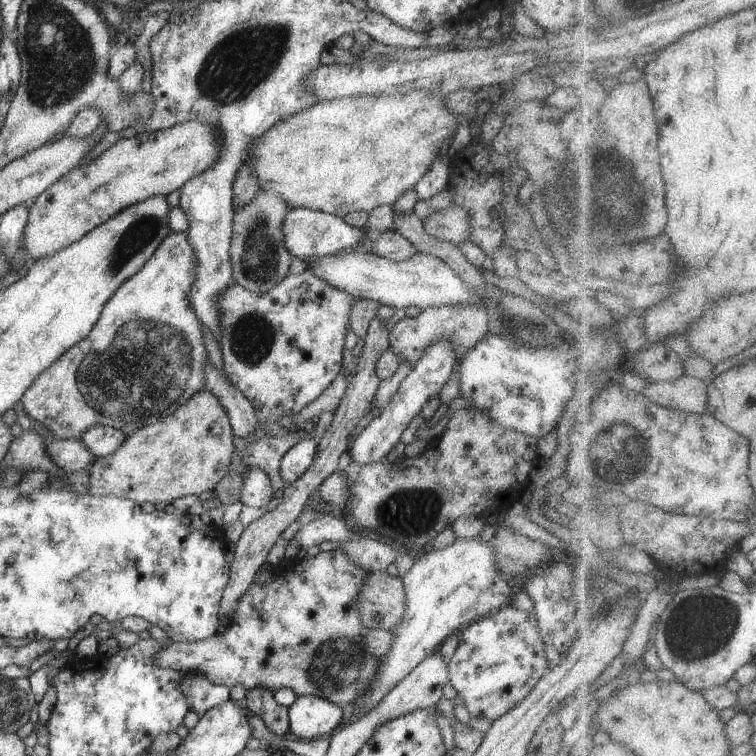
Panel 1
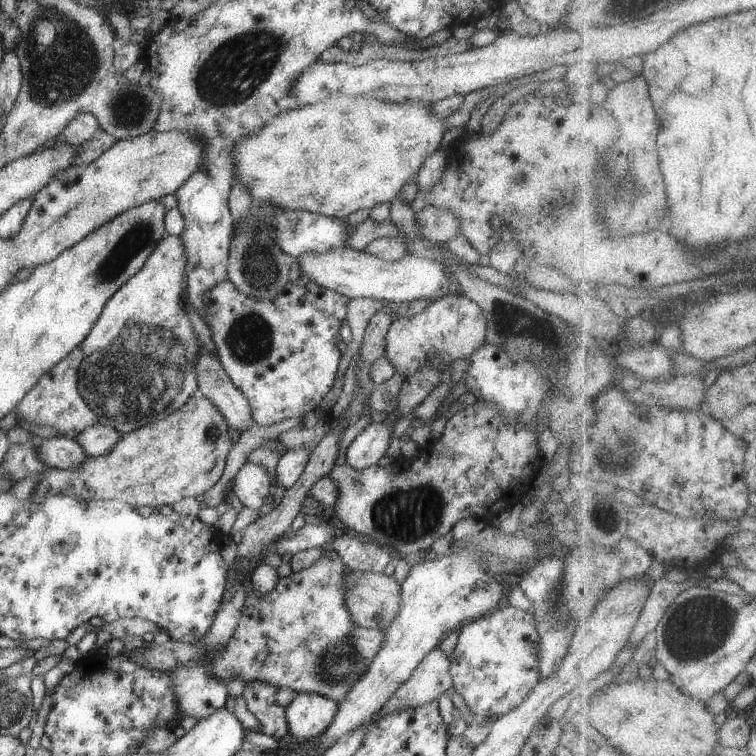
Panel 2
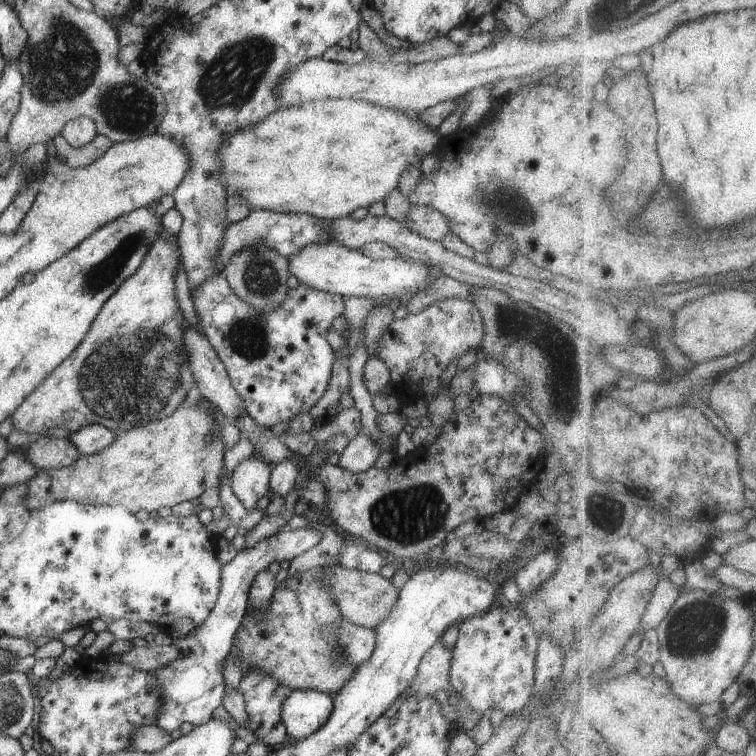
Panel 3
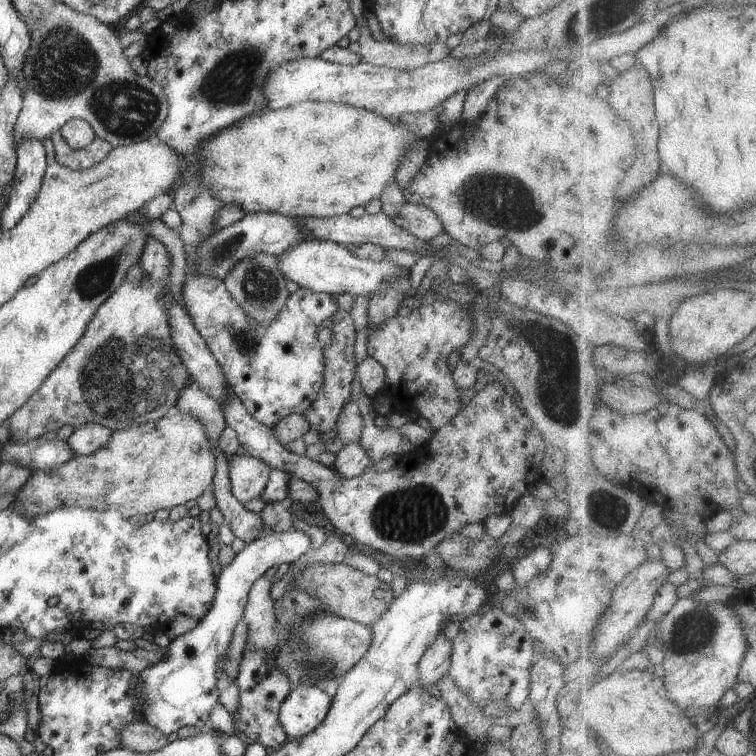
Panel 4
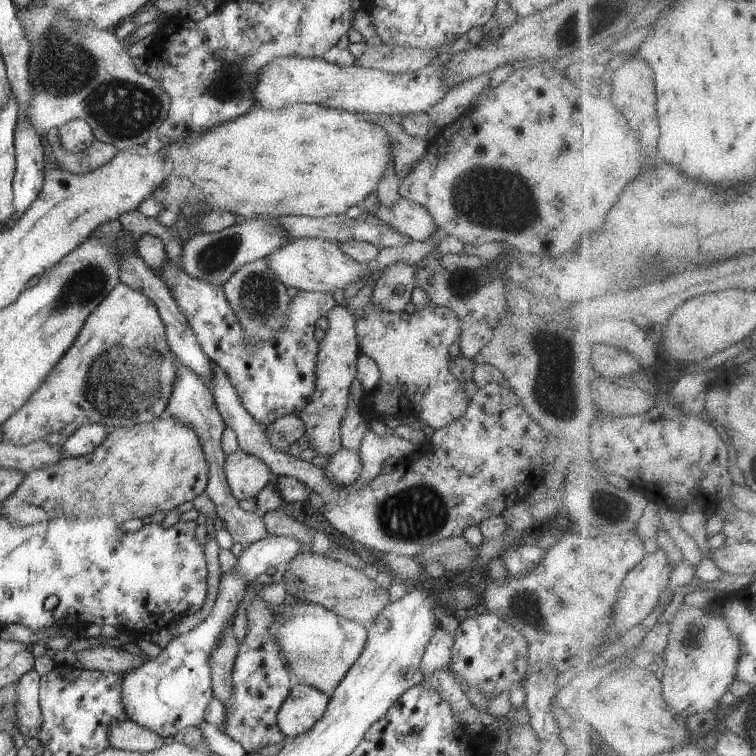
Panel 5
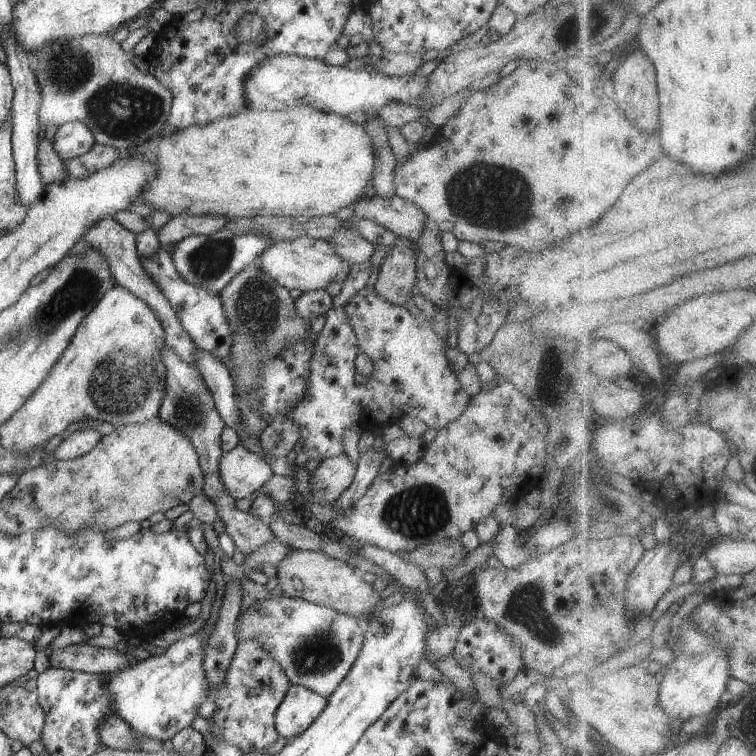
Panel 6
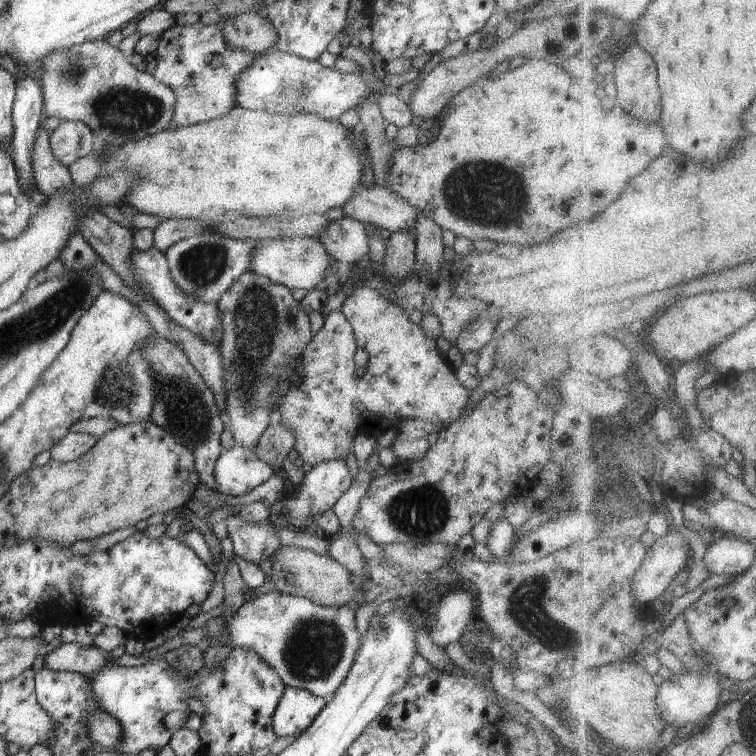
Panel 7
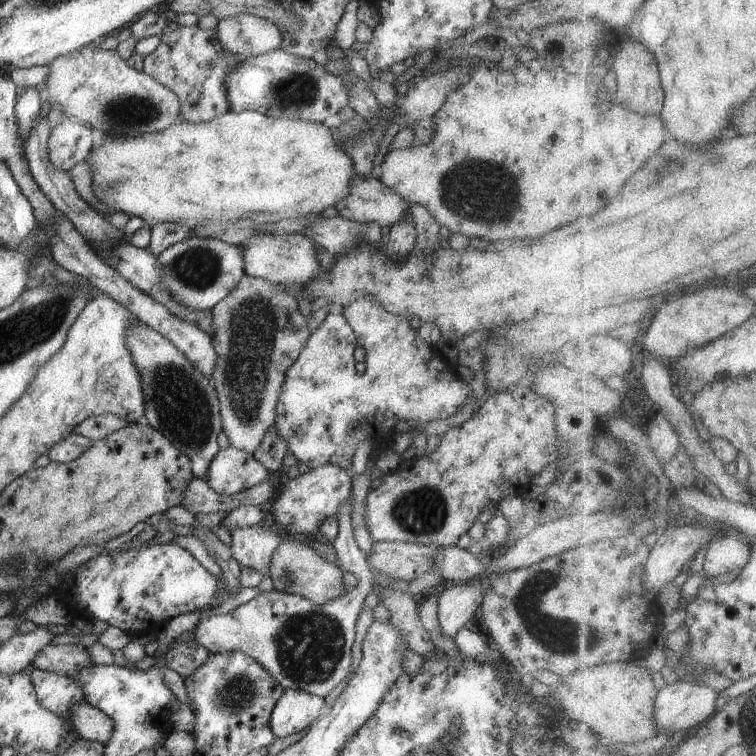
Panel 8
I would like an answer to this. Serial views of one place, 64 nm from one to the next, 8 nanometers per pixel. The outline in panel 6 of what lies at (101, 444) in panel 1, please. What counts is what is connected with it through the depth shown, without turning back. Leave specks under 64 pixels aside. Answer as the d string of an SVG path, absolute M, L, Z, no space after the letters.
M85 427L63 439L63 442L52 453L52 456L62 461L79 458L93 450L102 438L103 435L98 430Z

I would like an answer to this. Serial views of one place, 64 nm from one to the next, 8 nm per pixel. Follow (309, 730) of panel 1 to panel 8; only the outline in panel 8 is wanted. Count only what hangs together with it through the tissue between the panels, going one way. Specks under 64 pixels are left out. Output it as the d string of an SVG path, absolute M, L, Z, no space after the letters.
M284 689L270 718L275 739L284 738L309 728L325 710L325 700L302 690Z

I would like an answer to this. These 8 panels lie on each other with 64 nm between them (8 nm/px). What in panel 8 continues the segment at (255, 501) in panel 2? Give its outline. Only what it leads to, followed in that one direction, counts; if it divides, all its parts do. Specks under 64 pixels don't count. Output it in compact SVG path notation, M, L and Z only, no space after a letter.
M230 445L212 460L206 482L220 495L234 495L265 482L269 474L252 453Z

